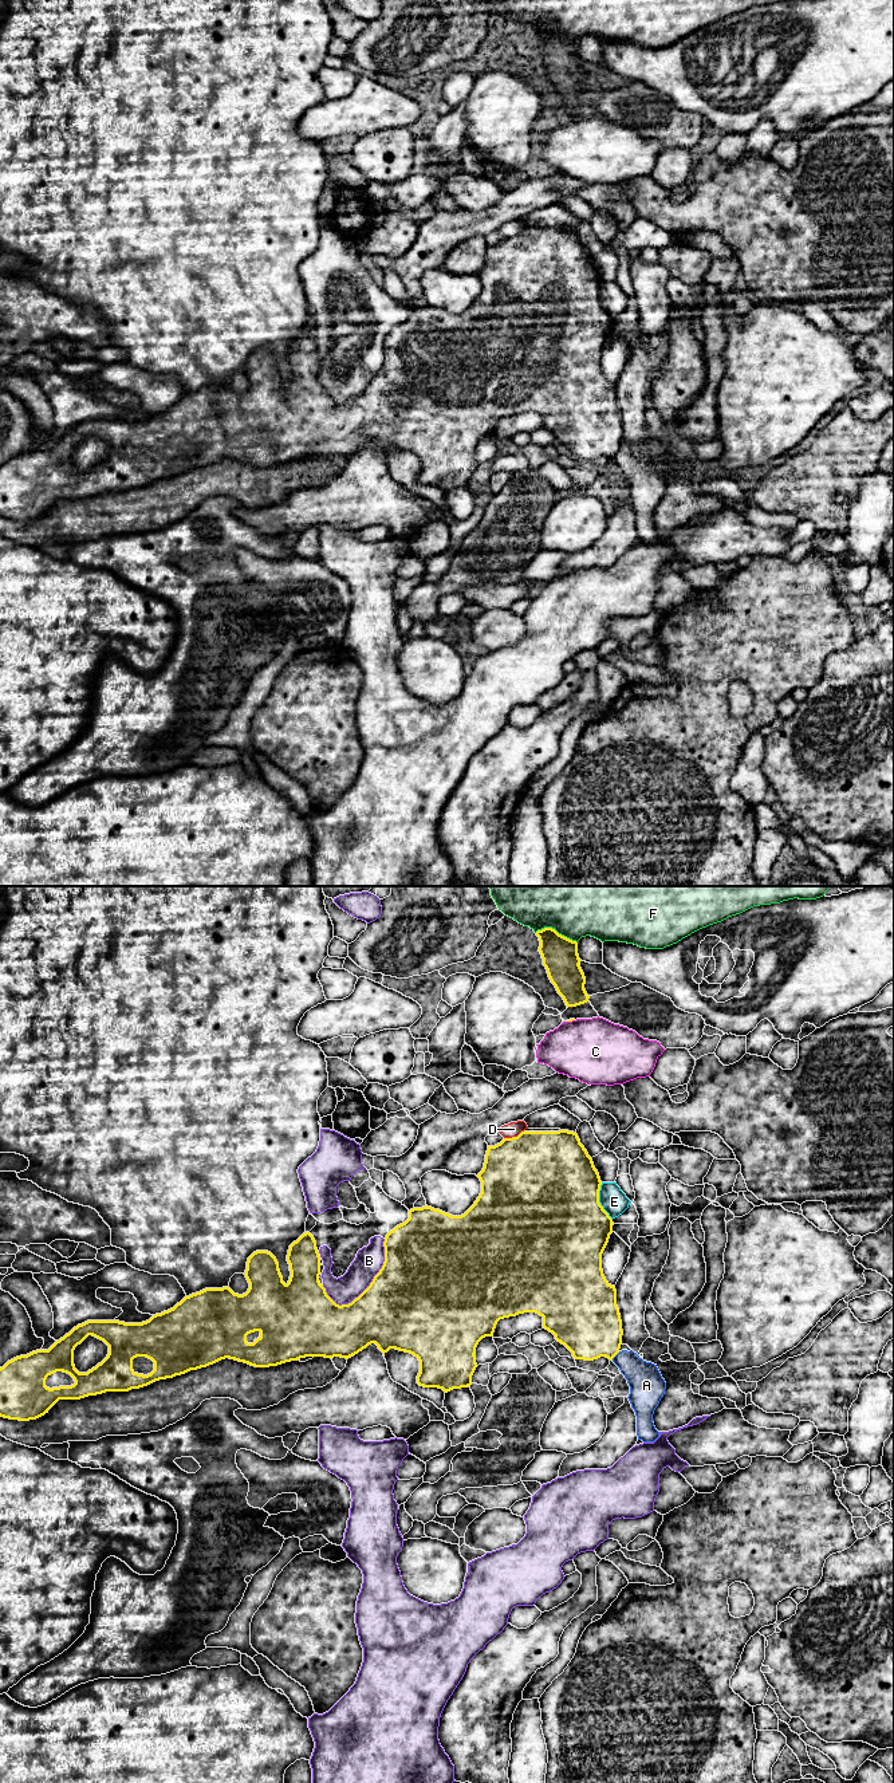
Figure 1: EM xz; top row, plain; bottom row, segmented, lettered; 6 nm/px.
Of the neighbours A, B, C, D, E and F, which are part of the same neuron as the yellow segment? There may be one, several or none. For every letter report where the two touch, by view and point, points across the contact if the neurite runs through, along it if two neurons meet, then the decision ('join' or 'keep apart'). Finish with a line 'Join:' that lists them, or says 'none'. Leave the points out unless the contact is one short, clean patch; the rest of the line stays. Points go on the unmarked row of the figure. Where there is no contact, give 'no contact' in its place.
A: meets yellow in xz at (615, 453); border along xz (619, 451), (611, 459); keep apart
B: meets yellow in xz at (374, 377); keep apart
C: meets yellow in xz at (570, 119); border along xz (574, 118), (567, 121); keep apart
D: meets yellow in xz at (514, 236); keep apart
E: meets yellow in xz at (598, 300); keep apart
F: meets yellow in xz at (555, 30); keep apart
Join: none

